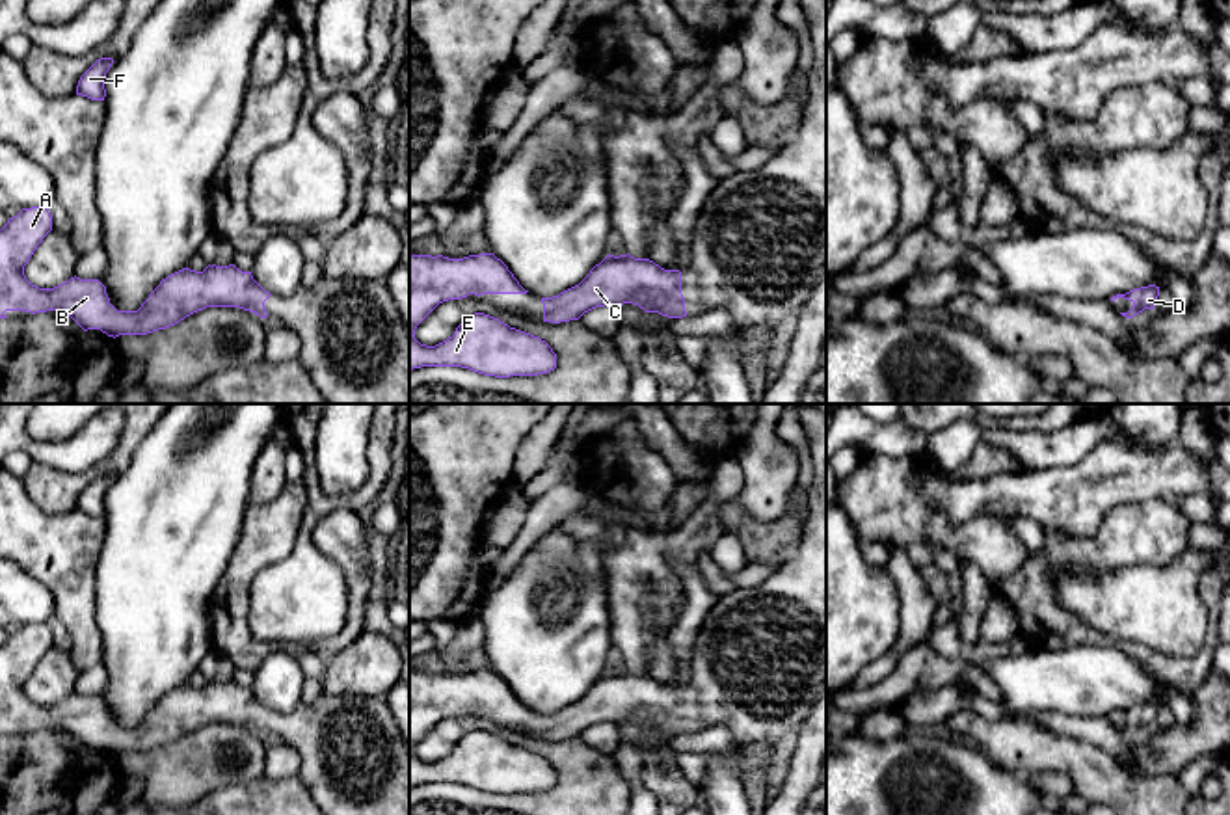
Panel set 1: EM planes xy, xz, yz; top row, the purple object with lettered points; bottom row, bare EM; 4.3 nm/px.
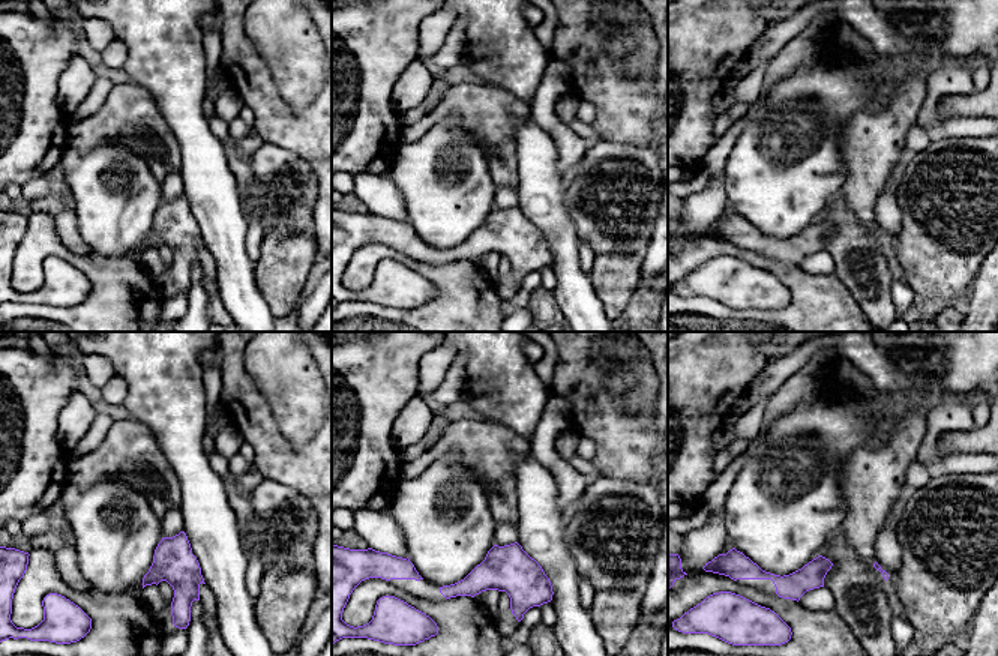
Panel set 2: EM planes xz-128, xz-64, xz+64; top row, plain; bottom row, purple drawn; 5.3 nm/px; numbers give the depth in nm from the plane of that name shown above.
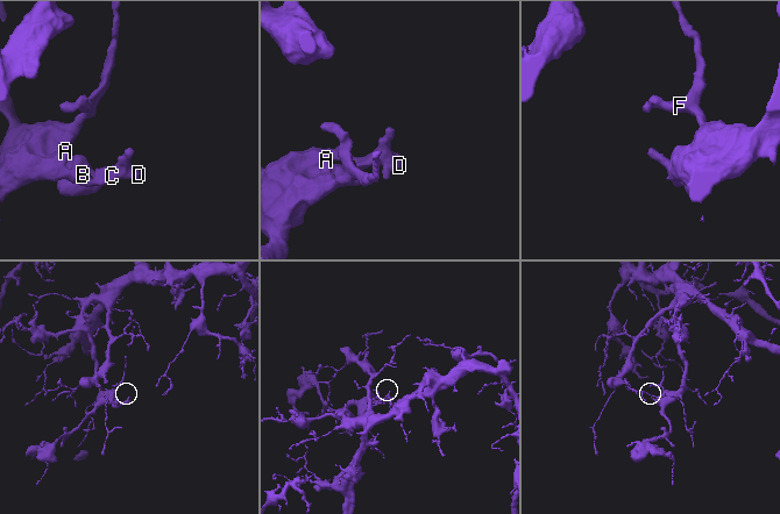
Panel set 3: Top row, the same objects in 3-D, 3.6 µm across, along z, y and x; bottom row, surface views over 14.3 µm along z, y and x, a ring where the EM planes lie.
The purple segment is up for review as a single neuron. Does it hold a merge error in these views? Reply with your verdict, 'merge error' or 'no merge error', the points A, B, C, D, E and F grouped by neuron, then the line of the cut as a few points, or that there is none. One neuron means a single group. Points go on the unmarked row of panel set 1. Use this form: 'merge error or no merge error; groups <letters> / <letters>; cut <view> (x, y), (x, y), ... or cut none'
no merge error; groups A B C D E F; cut none

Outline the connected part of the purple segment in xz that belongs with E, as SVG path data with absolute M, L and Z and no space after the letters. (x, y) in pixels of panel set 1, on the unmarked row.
M493 670L463 675L409 672L409 787L461 783L495 795L555 787L556 770L545 757L484 729L463 735L454 752L435 763L415 755L417 742L443 718L527 709Z

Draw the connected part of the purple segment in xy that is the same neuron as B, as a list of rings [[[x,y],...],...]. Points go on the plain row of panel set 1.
[[[47,623],[22,625],[9,635],[0,646],[0,735],[7,735],[6,728],[47,729],[58,728],[69,731],[84,748],[100,746],[108,754],[147,752],[179,741],[186,733],[207,724],[238,724],[266,735],[264,718],[272,713],[251,692],[234,681],[208,681],[203,688],[182,685],[166,696],[149,711],[138,728],[117,728],[106,711],[106,703],[99,696],[71,694],[54,705],[39,705],[24,692],[30,674],[52,648],[52,631]]]

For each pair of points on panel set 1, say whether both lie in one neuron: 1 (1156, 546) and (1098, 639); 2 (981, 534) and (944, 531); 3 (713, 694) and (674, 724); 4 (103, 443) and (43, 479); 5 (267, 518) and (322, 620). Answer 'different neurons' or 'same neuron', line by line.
1: same neuron
2: same neuron
3: same neuron
4: different neurons
5: different neurons

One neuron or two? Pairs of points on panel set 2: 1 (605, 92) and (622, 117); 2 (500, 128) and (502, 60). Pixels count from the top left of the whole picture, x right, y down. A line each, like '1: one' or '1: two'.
1: one
2: two

